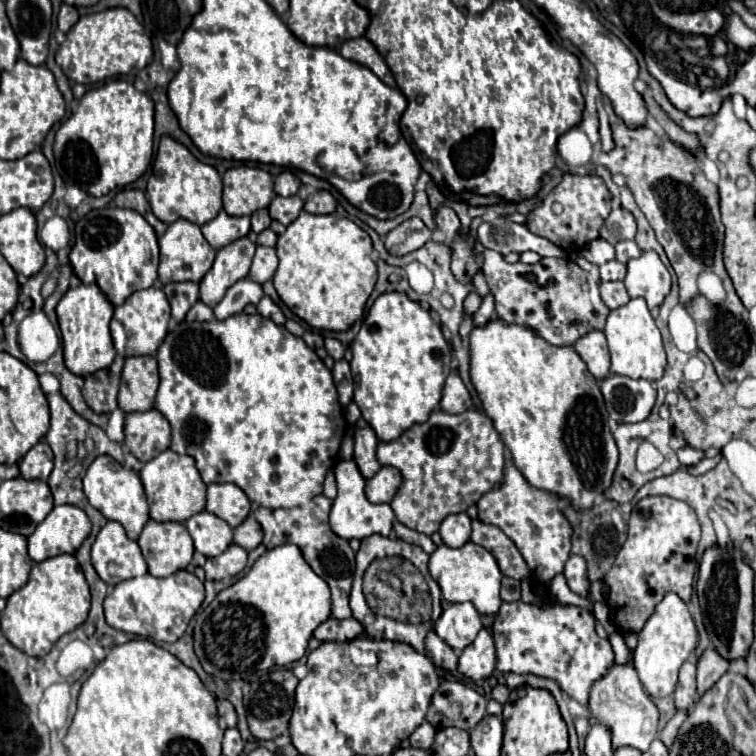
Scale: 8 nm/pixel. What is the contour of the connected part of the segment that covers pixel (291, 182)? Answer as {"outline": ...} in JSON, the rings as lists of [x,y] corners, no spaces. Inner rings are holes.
{"outline":[[[282,172],[276,176],[276,184],[274,184],[274,190],[278,196],[296,196],[298,194],[298,188],[300,188],[300,180],[290,172]]]}

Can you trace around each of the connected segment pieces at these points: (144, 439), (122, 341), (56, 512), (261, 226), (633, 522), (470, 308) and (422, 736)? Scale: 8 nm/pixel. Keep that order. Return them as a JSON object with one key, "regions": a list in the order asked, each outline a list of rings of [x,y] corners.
{"regions":[[[[158,410],[130,412],[124,424],[124,446],[142,462],[150,462],[170,448],[170,424]]],[[[150,286],[146,290],[138,290],[122,306],[118,306],[114,310],[110,332],[112,332],[116,352],[124,358],[154,354],[166,338],[168,322],[170,322],[170,304],[168,304],[164,290],[160,286]]],[[[70,504],[54,506],[28,538],[28,554],[34,562],[60,554],[74,554],[88,534],[90,520],[84,510]]],[[[256,210],[256,214],[252,214],[252,232],[260,234],[262,230],[270,228],[270,216],[268,216],[268,210]]],[[[648,496],[636,504],[628,522],[628,540],[618,552],[612,570],[604,576],[608,586],[606,604],[618,630],[640,632],[666,592],[676,592],[686,602],[690,600],[698,570],[698,540],[700,524],[696,512],[686,502],[670,496]]],[[[472,290],[472,292],[468,294],[468,298],[464,300],[464,314],[466,314],[466,316],[472,316],[472,314],[480,308],[480,304],[482,304],[482,298]]],[[[424,722],[422,726],[418,726],[416,732],[410,736],[410,744],[414,748],[422,748],[422,750],[430,750],[432,744],[434,744],[434,740],[436,740],[436,730],[428,722]]]]}

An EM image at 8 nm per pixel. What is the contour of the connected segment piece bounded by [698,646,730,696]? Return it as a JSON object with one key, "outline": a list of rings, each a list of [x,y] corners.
{"outline":[[[706,648],[698,660],[698,696],[704,694],[704,690],[708,690],[710,686],[714,686],[718,678],[728,670],[728,666],[730,662],[720,656],[716,648]]]}

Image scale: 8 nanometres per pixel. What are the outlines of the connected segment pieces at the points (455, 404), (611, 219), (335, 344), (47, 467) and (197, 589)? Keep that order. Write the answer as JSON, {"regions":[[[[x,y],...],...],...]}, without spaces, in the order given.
{"regions":[[[[452,372],[444,384],[440,408],[448,414],[460,414],[460,412],[468,410],[470,406],[472,406],[472,400],[470,400],[470,394],[468,394],[464,382],[460,380],[460,376],[456,372]]],[[[624,208],[612,210],[600,230],[600,238],[604,238],[610,244],[618,244],[622,240],[634,240],[634,236],[636,236],[636,222],[632,214]]],[[[326,338],[324,348],[326,348],[326,352],[332,356],[332,360],[334,360],[334,362],[342,360],[342,356],[344,356],[344,346],[342,346],[336,338]]],[[[38,442],[28,450],[28,454],[20,460],[20,474],[28,480],[46,480],[52,472],[52,450],[46,442]]],[[[178,570],[172,576],[156,578],[142,576],[116,584],[104,600],[106,622],[126,634],[136,634],[152,642],[176,642],[188,628],[188,622],[204,602],[204,584],[188,570]]]]}

